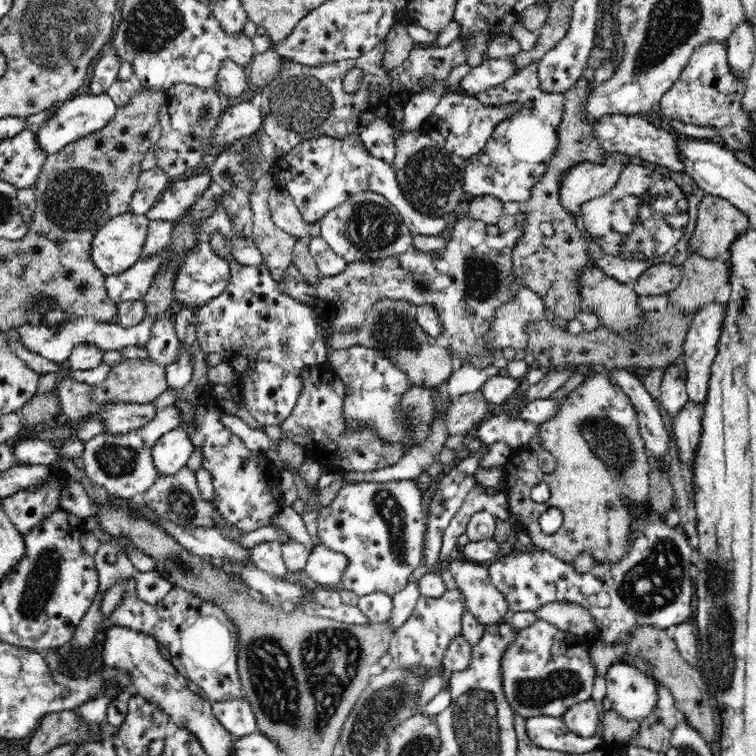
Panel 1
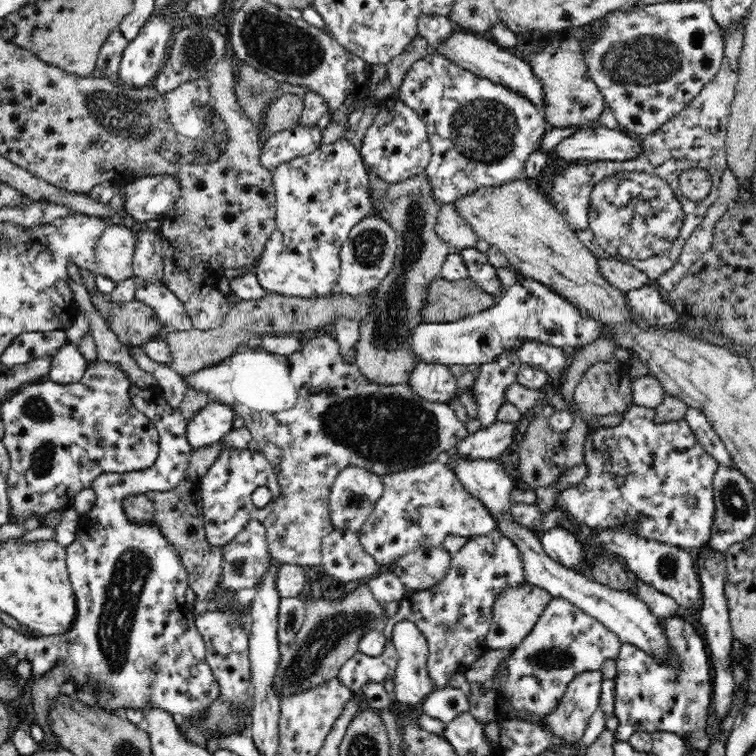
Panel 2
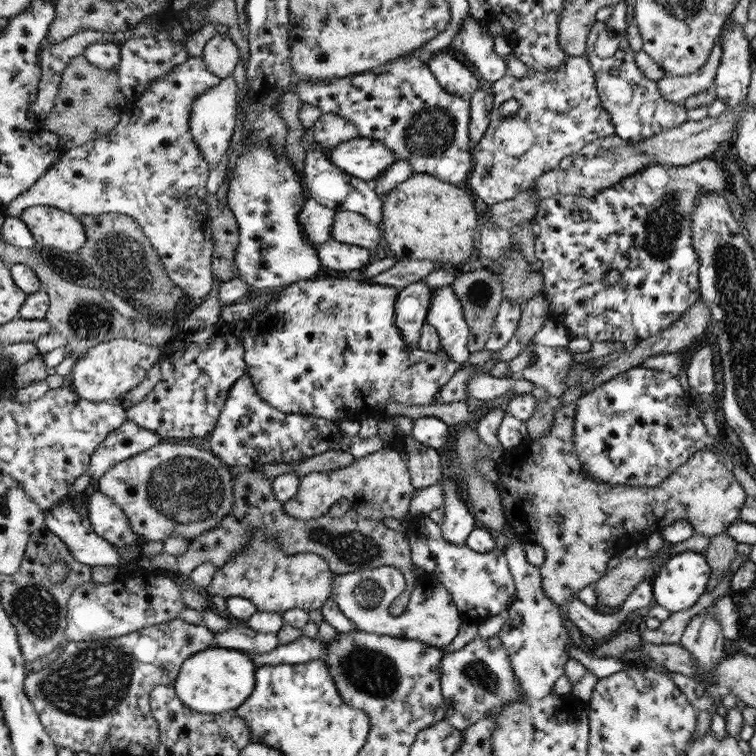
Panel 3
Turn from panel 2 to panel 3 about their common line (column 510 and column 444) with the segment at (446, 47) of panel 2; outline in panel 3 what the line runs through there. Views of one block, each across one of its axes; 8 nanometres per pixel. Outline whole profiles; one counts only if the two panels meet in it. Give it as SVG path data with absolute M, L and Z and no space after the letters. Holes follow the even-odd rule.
M451 51L436 53L427 64L442 89L467 99L480 89L478 80L464 65L464 59Z

